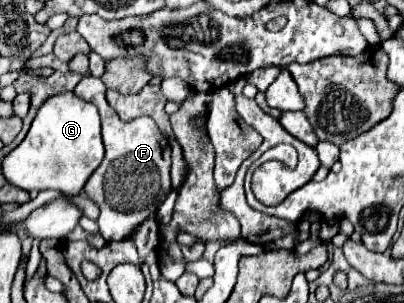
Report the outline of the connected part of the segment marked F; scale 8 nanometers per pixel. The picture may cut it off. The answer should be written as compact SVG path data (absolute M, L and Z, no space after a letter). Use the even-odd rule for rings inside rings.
M83 76L73 92L83 100L91 100L99 108L105 144L105 158L91 174L83 190L101 210L101 236L107 242L127 240L127 236L131 236L131 232L135 232L135 228L139 228L139 224L147 220L147 216L153 216L157 212L157 204L165 200L171 192L171 178L167 178L167 168L171 166L171 146L151 118L141 116L123 122L119 114L111 108L111 104L107 104L107 88L101 78Z

